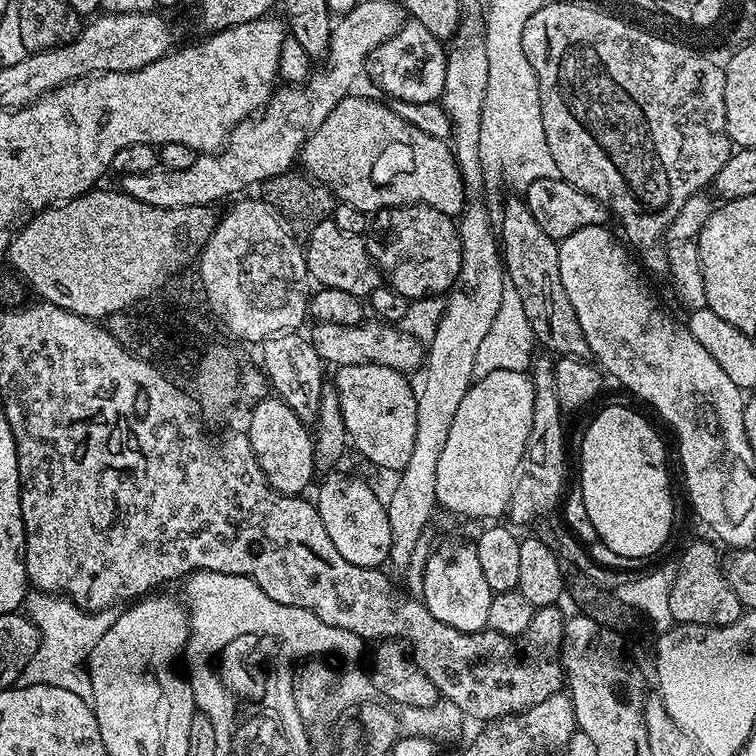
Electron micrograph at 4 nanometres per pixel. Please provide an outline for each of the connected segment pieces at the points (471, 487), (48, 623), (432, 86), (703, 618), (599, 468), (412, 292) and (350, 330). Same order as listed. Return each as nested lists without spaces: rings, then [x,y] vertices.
[[[494,370],[473,383],[462,402],[458,402],[458,414],[454,414],[454,422],[450,422],[446,446],[442,446],[442,455],[438,457],[436,502],[441,509],[449,508],[460,516],[473,516],[476,520],[503,517],[507,513],[516,467],[528,446],[535,401],[536,382],[527,371]]]
[[[32,590],[26,596],[26,615],[34,622],[38,643],[36,653],[22,670],[19,686],[35,684],[62,686],[62,690],[70,690],[70,694],[78,694],[78,698],[88,700],[90,689],[86,661],[94,650],[98,638],[102,638],[102,634],[106,634],[108,625],[116,620],[117,613],[112,610],[85,610],[67,596]]]
[[[405,19],[398,31],[378,46],[368,55],[366,65],[367,79],[372,79],[388,96],[393,96],[393,101],[401,104],[434,104],[441,99],[443,84],[446,82],[447,60],[449,53],[445,45],[417,20]]]
[[[700,540],[680,556],[680,569],[676,574],[674,572],[669,590],[670,614],[676,624],[703,624],[709,628],[721,628],[735,624],[742,615],[738,596],[724,581],[721,553],[716,553],[717,545],[712,544]]]
[[[612,404],[589,422],[580,440],[578,487],[599,543],[614,554],[644,562],[667,542],[672,532],[672,480],[668,477],[668,452],[655,426],[642,413],[624,404]]]
[[[417,204],[405,207],[399,221],[390,224],[390,231],[392,233],[388,236],[388,252],[382,253],[380,260],[378,256],[378,264],[382,272],[384,267],[384,272],[388,275],[387,283],[392,289],[410,302],[439,297],[439,292],[447,293],[456,283],[456,273],[460,271],[460,238],[457,221],[442,210]]]
[[[365,322],[358,326],[334,326],[333,324],[313,323],[310,339],[314,350],[318,350],[320,359],[328,366],[341,364],[381,364],[405,374],[412,374],[418,360],[421,361],[421,349],[412,336],[404,335],[396,326],[385,326],[383,323]]]

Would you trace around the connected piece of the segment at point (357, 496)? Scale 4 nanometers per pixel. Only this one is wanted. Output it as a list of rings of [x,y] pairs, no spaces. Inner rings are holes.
[[[325,475],[321,479],[324,481],[320,484],[320,493],[314,496],[322,526],[326,526],[330,542],[334,542],[338,554],[342,554],[346,562],[354,562],[354,566],[363,568],[380,568],[388,560],[392,549],[392,531],[385,501],[376,497],[376,492],[370,485],[363,484],[352,476],[336,475]]]

